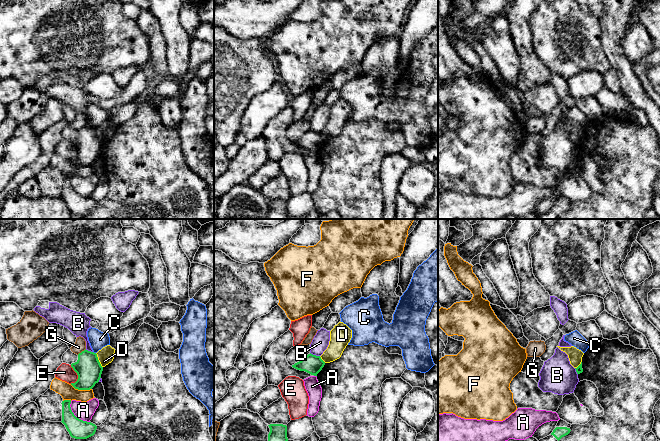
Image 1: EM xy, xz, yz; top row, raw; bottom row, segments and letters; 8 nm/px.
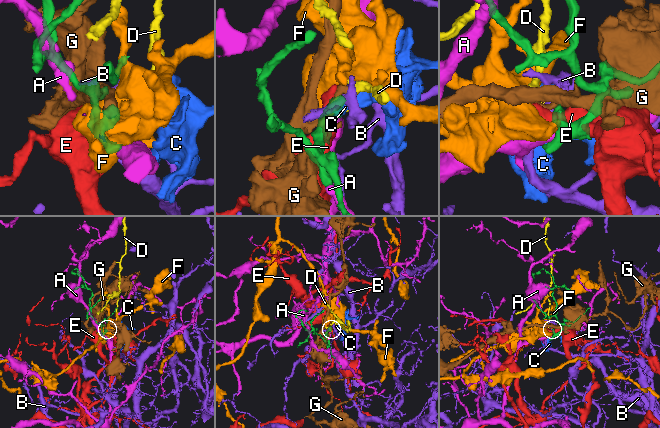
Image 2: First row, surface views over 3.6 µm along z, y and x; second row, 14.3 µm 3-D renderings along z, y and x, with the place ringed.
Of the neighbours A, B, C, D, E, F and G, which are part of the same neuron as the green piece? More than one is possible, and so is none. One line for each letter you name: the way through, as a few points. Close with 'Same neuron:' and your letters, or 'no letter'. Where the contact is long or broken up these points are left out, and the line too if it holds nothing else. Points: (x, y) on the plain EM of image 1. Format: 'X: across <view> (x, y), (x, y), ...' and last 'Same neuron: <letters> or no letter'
Same neuron: no letter

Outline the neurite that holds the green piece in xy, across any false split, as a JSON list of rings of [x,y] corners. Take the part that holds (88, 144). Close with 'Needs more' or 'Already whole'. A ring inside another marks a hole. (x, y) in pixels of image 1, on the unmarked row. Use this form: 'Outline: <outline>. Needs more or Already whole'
Outline: [[[86,125],[78,130],[78,136],[71,143],[78,151],[77,157],[71,161],[78,166],[92,165],[99,158],[103,147],[97,130]]]. Already whole

